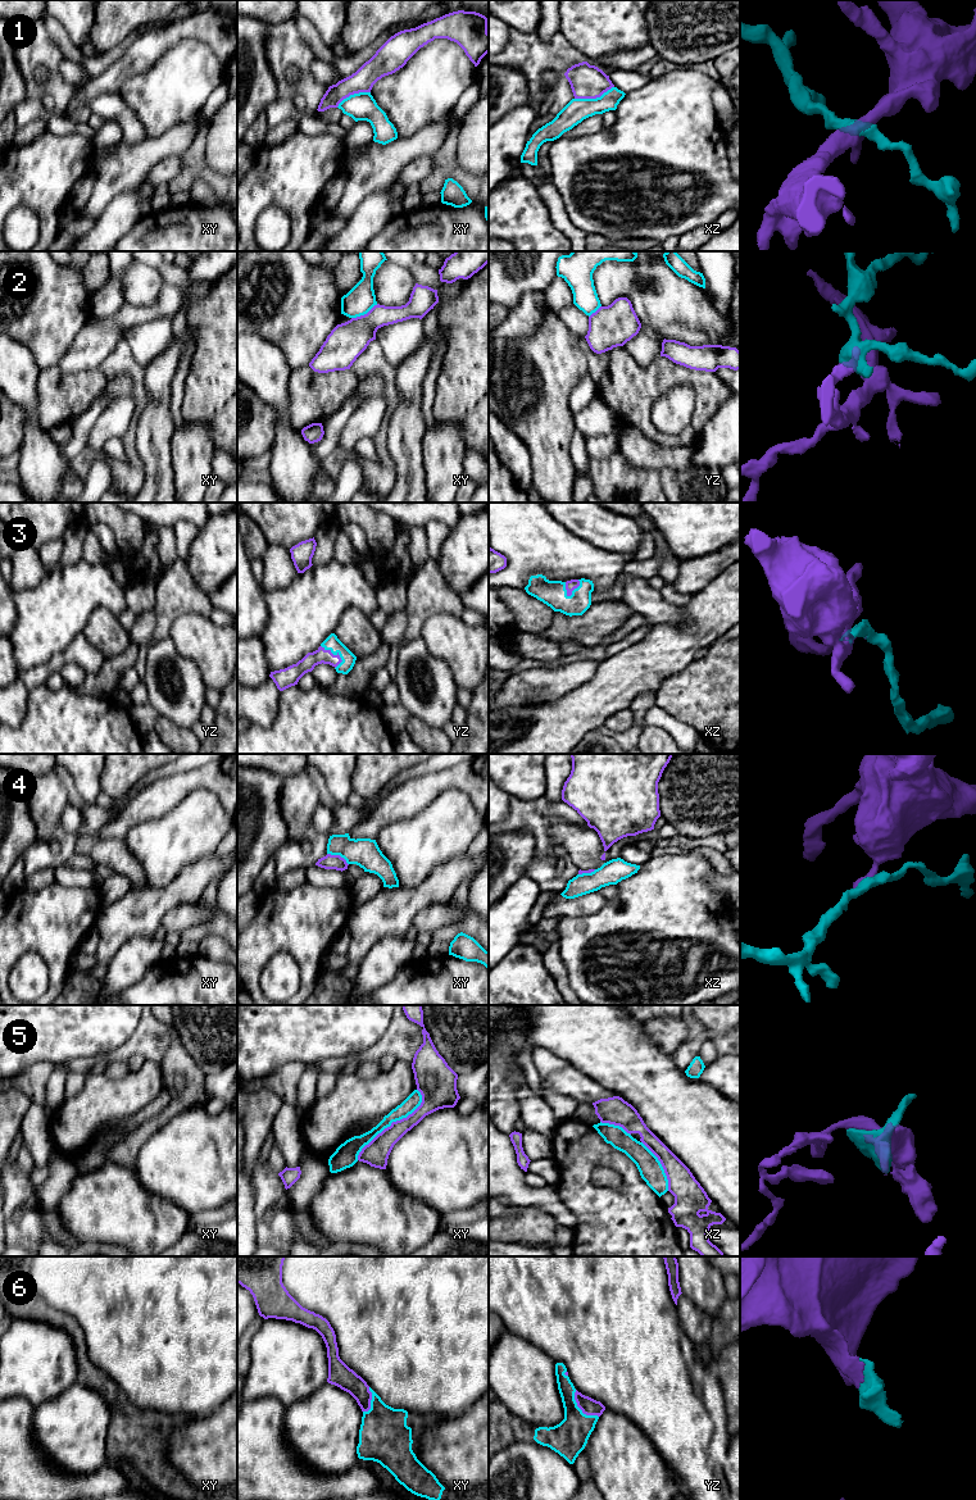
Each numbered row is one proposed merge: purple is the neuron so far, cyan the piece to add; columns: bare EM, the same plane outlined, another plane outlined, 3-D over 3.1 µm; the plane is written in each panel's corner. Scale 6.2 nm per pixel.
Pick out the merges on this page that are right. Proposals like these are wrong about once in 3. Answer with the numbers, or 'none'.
3, 6

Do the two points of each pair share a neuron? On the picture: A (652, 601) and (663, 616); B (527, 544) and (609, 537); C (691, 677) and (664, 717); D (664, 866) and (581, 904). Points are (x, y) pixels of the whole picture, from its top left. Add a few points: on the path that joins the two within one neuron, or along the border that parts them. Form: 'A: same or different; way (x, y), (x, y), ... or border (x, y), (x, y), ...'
A: same; way (653, 605), (659, 612)
B: different; border (559, 523), (591, 544), (613, 551)
C: different; border (656, 705), (690, 726)
D: different; border (607, 900), (598, 910), (580, 917)

